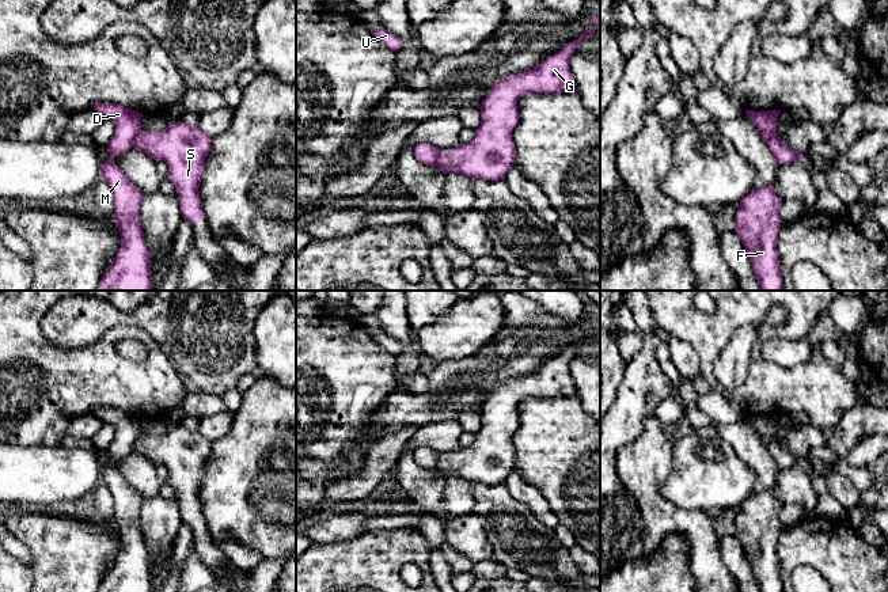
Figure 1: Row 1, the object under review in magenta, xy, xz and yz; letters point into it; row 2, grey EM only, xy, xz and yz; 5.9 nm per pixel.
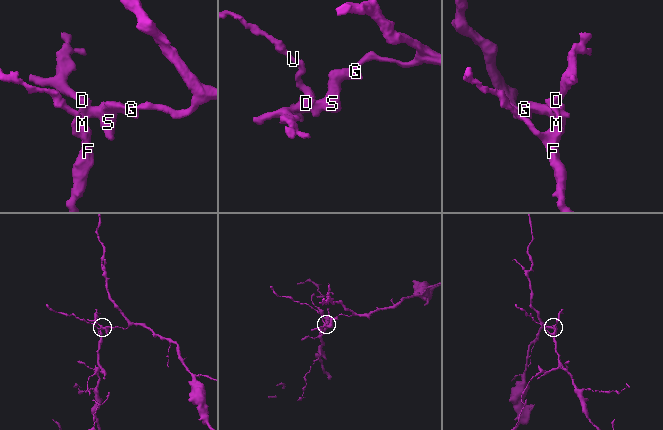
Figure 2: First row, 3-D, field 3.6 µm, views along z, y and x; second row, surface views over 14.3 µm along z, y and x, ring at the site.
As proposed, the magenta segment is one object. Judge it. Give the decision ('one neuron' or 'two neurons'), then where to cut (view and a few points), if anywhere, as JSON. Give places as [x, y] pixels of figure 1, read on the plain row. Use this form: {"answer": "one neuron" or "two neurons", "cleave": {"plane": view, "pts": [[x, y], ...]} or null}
{"answer": "two neurons", "cleave": {"plane": "xy", "pts": [[140, 433], [132, 450]]}}

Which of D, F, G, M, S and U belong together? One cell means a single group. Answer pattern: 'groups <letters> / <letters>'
groups D F M U / G S

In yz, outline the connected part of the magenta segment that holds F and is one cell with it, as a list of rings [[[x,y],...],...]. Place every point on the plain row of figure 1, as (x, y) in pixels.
[[[773,487],[752,493],[736,516],[735,536],[752,568],[759,592],[785,592],[775,551],[782,527],[781,509]]]

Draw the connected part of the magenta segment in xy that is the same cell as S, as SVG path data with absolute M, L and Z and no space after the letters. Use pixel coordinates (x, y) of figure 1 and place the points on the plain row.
M177 425L163 434L140 434L133 451L167 468L168 483L177 492L182 521L196 528L204 525L198 492L212 441L198 430Z

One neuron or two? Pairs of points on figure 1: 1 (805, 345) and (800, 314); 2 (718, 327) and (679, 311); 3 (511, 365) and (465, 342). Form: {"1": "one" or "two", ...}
{"1": "two", "2": "one", "3": "two"}

